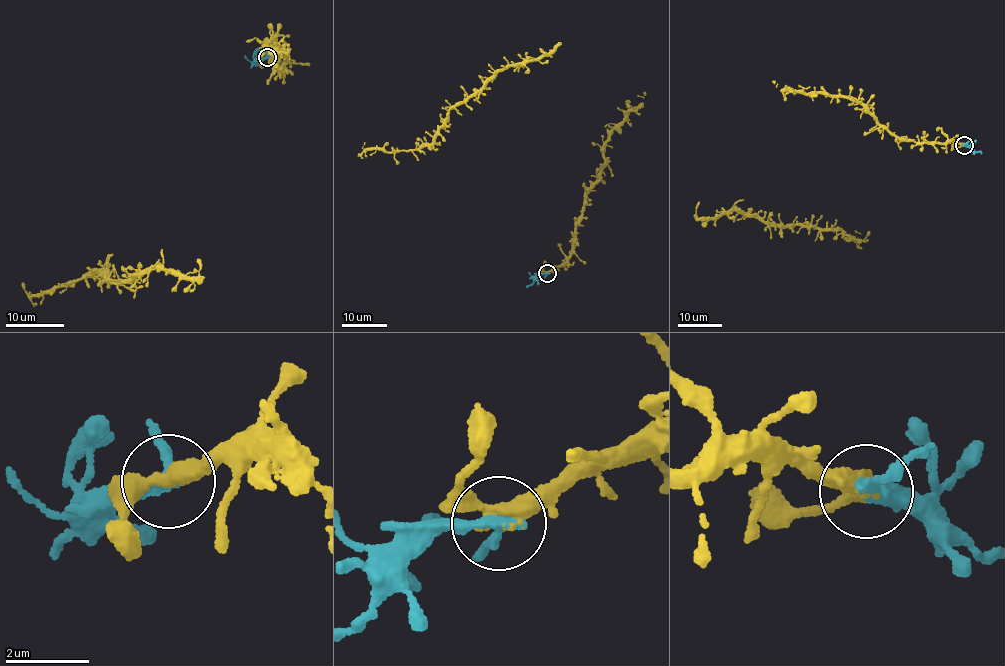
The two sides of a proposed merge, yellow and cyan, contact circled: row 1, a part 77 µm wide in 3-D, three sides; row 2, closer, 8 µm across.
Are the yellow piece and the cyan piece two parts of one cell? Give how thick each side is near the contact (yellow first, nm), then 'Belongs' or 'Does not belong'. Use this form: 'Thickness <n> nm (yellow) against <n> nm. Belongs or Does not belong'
Thickness 220 nm (yellow) against 280 nm. Belongs

